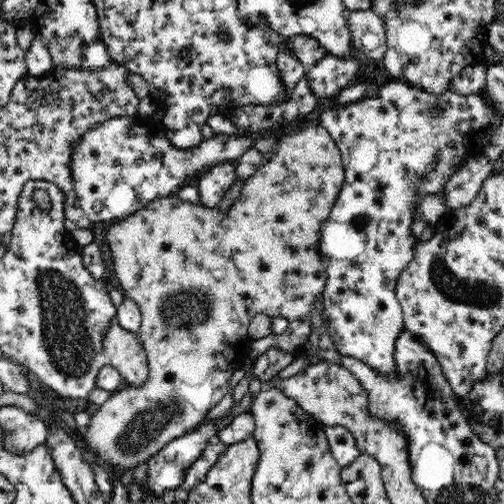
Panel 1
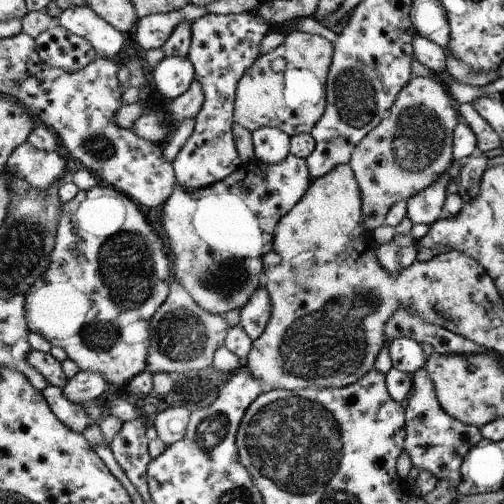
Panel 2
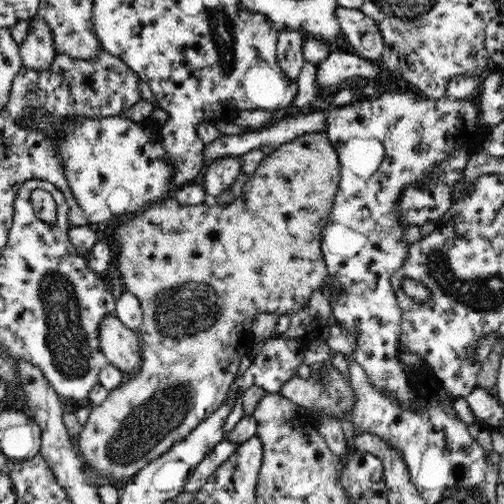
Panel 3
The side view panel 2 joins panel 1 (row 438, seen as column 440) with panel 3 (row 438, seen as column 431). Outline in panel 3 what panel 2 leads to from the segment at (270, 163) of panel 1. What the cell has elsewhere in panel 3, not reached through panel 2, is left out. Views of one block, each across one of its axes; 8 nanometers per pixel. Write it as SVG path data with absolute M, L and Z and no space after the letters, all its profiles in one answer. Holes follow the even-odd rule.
M326 132L302 134L300 138L296 138L292 142L284 142L280 148L274 148L274 152L268 154L262 160L262 164L258 166L258 170L248 178L248 182L244 184L242 196L236 202L228 204L226 208L212 204L212 202L200 204L200 206L182 206L174 198L164 198L162 202L154 202L150 208L146 208L140 214L136 214L134 218L130 218L128 222L122 222L112 232L112 242L116 246L116 268L118 268L120 280L124 282L124 290L132 298L136 298L142 306L140 308L142 328L136 334L140 338L144 366L140 368L138 376L132 376L122 386L114 388L110 392L110 396L106 398L106 402L102 402L100 406L94 406L88 424L80 428L80 438L76 438L76 442L80 444L80 454L82 454L80 460L92 470L94 486L96 484L120 484L120 482L124 484L124 480L128 480L130 476L136 476L136 472L140 472L144 466L148 466L148 462L154 462L156 458L166 454L176 442L182 442L190 432L194 432L200 426L200 422L204 422L212 412L216 412L224 404L224 400L236 380L236 374L240 370L240 360L244 356L250 356L250 352L254 348L254 332L252 332L254 320L260 314L292 318L294 314L298 314L300 310L310 306L312 294L316 290L322 290L326 286L326 282L330 282L326 260L322 258L322 232L326 230L326 224L330 222L338 184L340 184L340 160L338 160L338 152L332 146L328 134Z

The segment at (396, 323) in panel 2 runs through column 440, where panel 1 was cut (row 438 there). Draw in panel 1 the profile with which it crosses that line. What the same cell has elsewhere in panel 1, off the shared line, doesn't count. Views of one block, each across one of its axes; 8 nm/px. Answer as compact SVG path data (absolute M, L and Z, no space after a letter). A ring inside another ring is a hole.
M324 426L322 432L324 432L326 440L330 442L330 450L332 450L334 458L338 460L338 464L342 466L342 470L348 468L362 452L356 446L354 434L346 426Z

